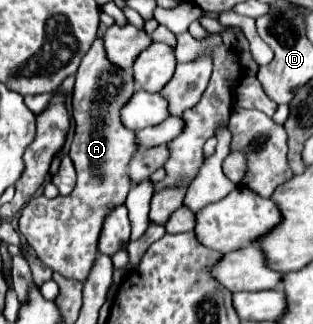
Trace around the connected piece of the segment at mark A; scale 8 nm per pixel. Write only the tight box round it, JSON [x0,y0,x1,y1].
[20,37,136,281]

